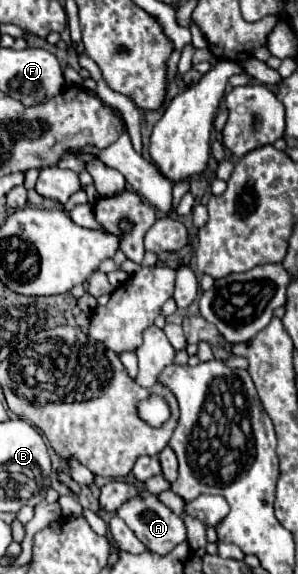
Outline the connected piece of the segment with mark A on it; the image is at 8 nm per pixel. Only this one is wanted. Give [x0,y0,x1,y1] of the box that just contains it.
[117,495,187,555]

